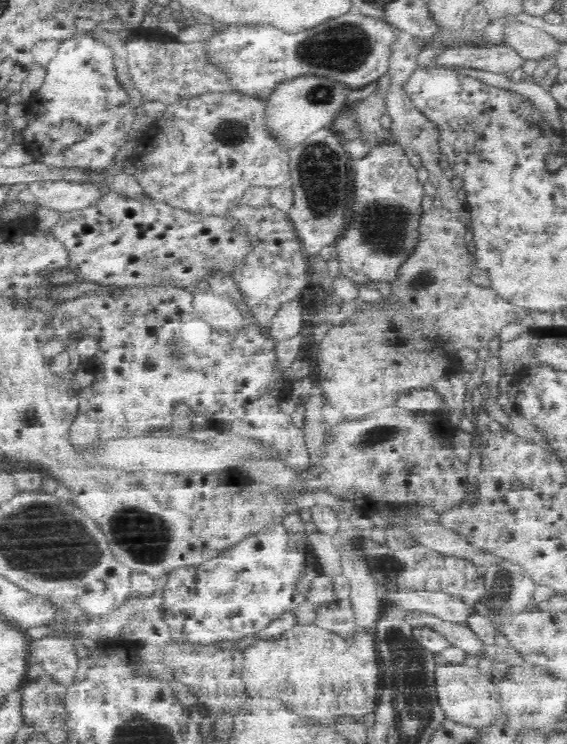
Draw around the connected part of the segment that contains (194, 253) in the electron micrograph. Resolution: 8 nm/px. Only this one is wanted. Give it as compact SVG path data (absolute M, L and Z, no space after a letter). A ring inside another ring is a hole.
M111 189L106 191L106 195L96 205L80 211L53 215L47 220L52 237L64 247L67 254L67 263L63 269L73 274L78 281L95 282L104 286L171 284L178 294L182 294L184 286L196 282L202 276L202 282L207 283L206 278L212 271L220 270L231 274L231 270L252 249L248 245L248 237L244 237L244 233L238 231L238 227L234 227L225 216L192 215L189 211L180 211L148 196L134 199L116 194Z

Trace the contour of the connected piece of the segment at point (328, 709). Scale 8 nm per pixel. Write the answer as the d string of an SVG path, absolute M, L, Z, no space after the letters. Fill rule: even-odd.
M314 623L307 625L294 625L286 629L273 640L257 641L248 640L243 645L244 660L242 660L242 683L248 697L278 697L288 700L287 706L294 712L312 714L309 718L319 720L326 725L335 724L338 716L362 716L362 722L367 720L368 712L373 713L377 698L380 695L381 671L379 657L376 649L375 635L368 629L356 626L353 635L340 636L338 633L316 626Z

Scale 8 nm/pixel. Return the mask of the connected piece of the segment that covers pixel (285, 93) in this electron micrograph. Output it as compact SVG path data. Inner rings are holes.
M298 76L292 82L280 83L264 101L263 122L277 142L279 150L292 153L300 144L323 128L330 128L337 112L353 99L349 88L320 76Z

